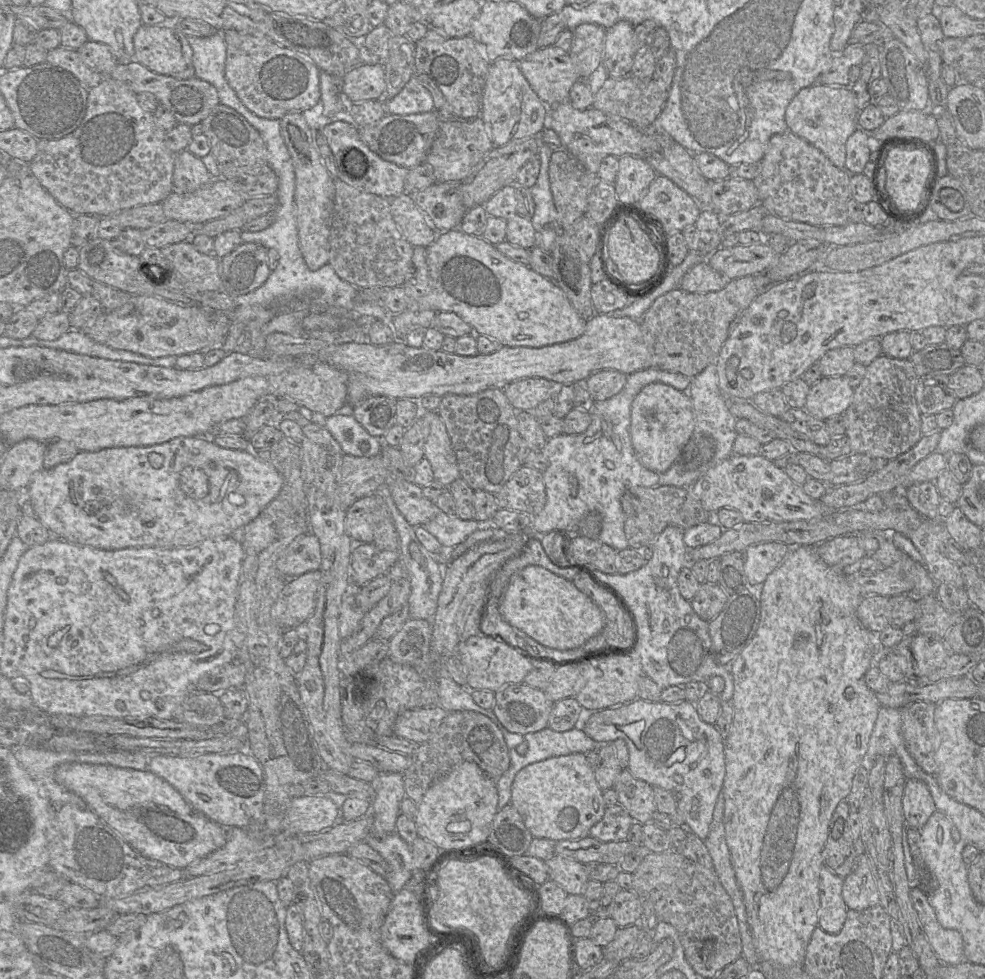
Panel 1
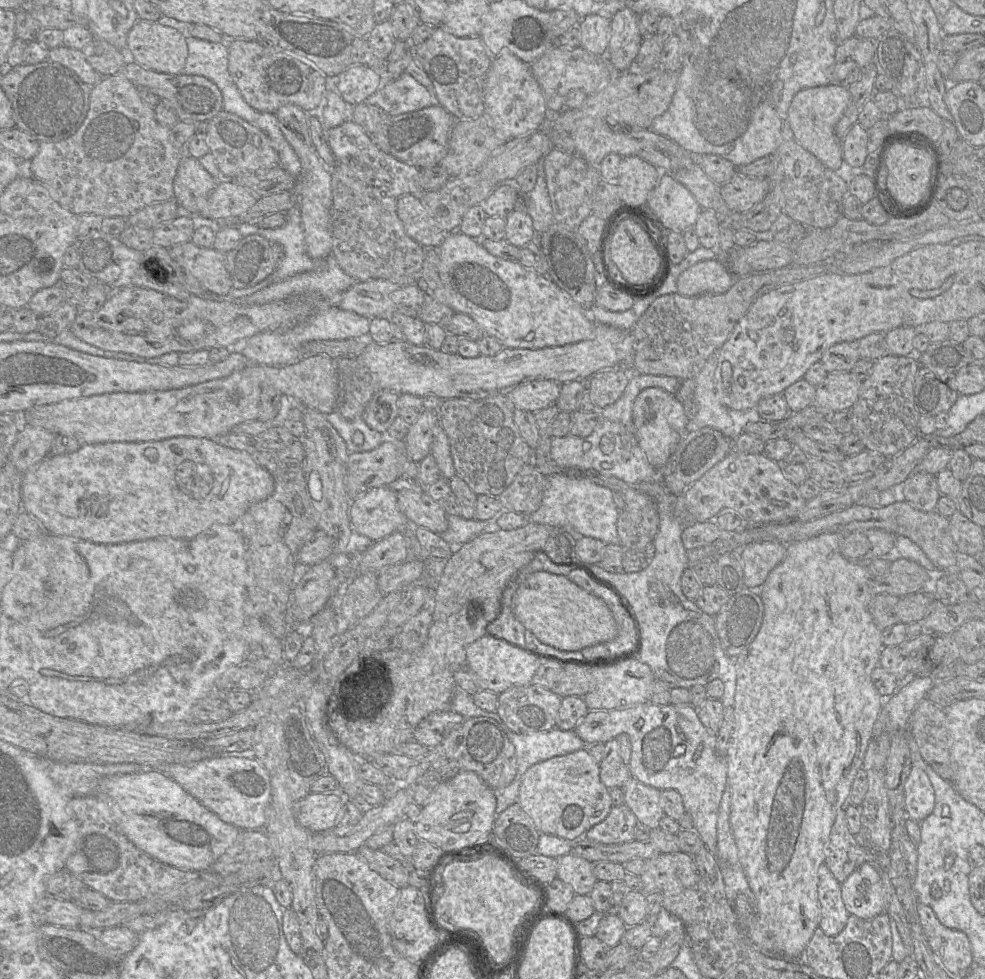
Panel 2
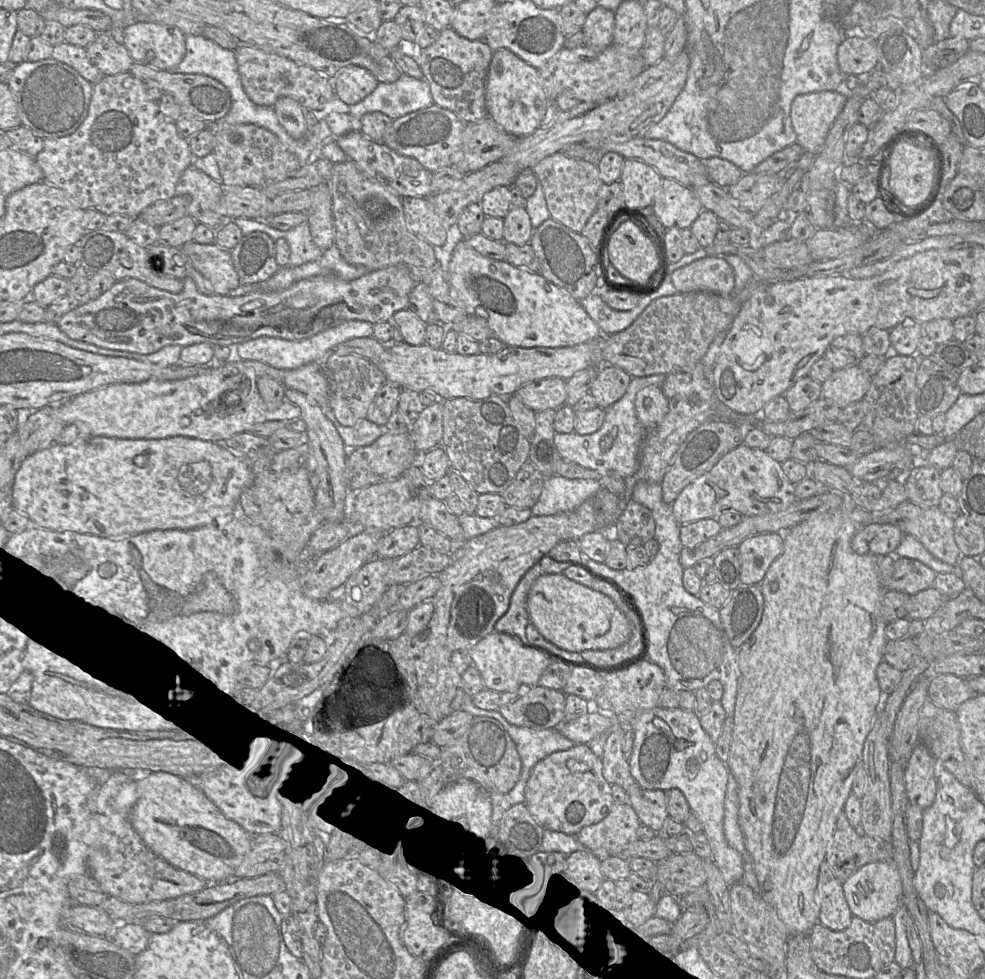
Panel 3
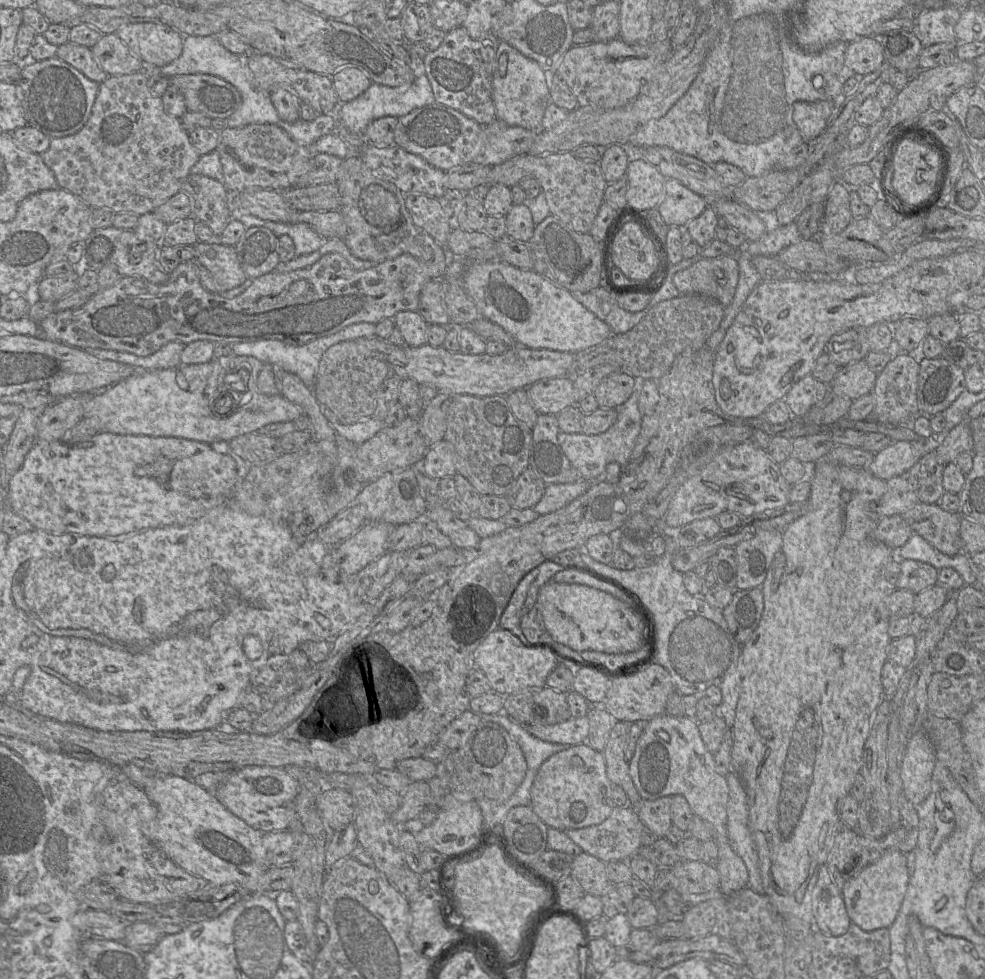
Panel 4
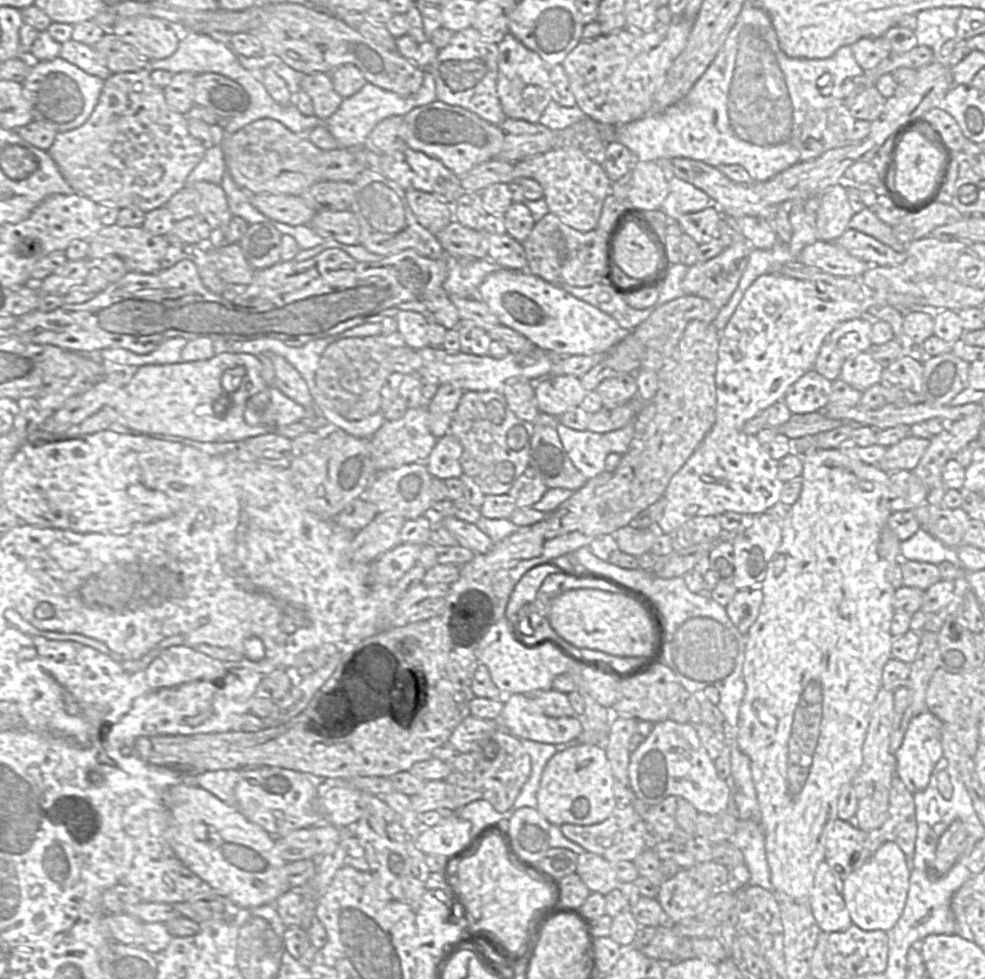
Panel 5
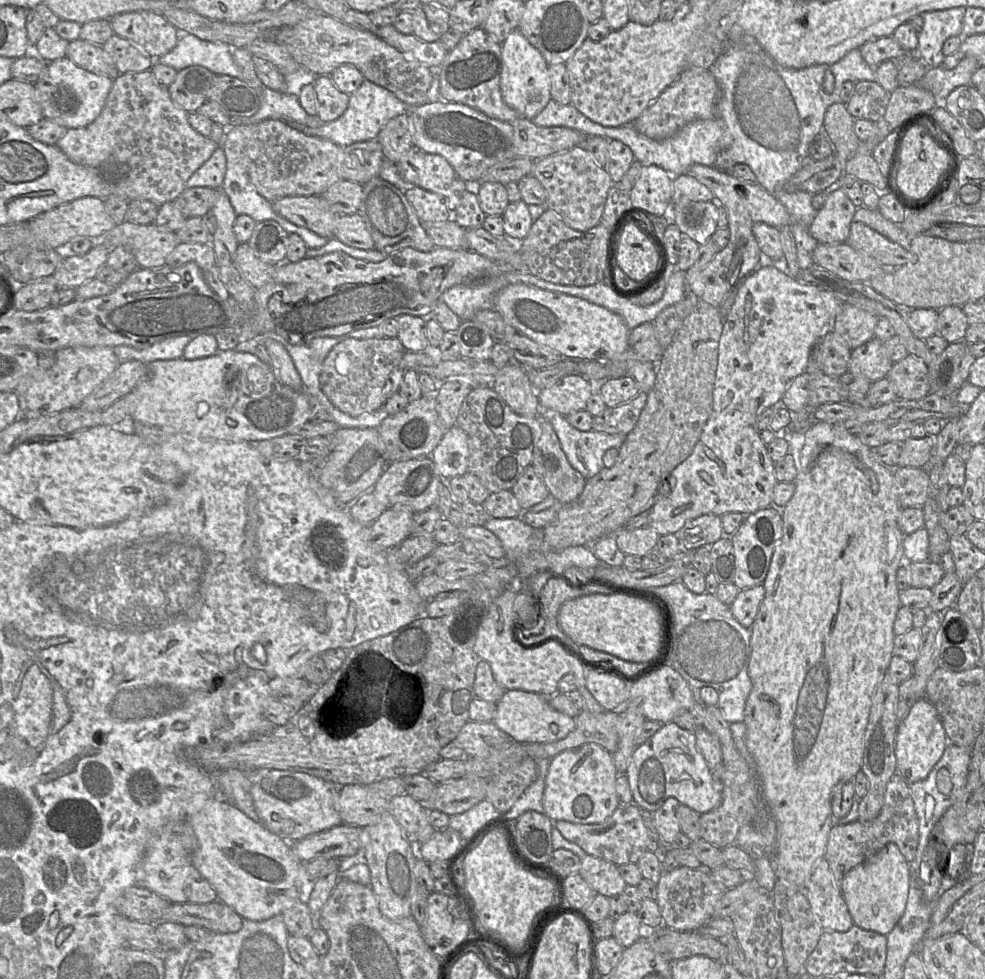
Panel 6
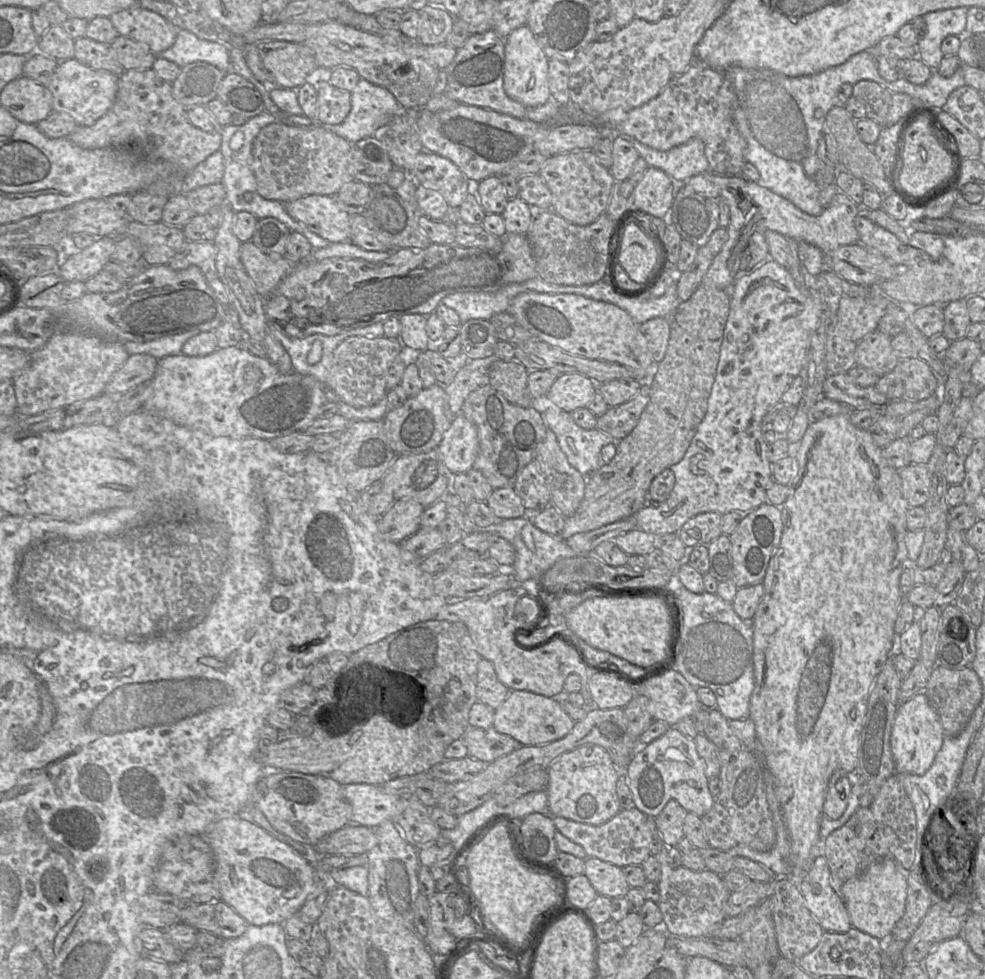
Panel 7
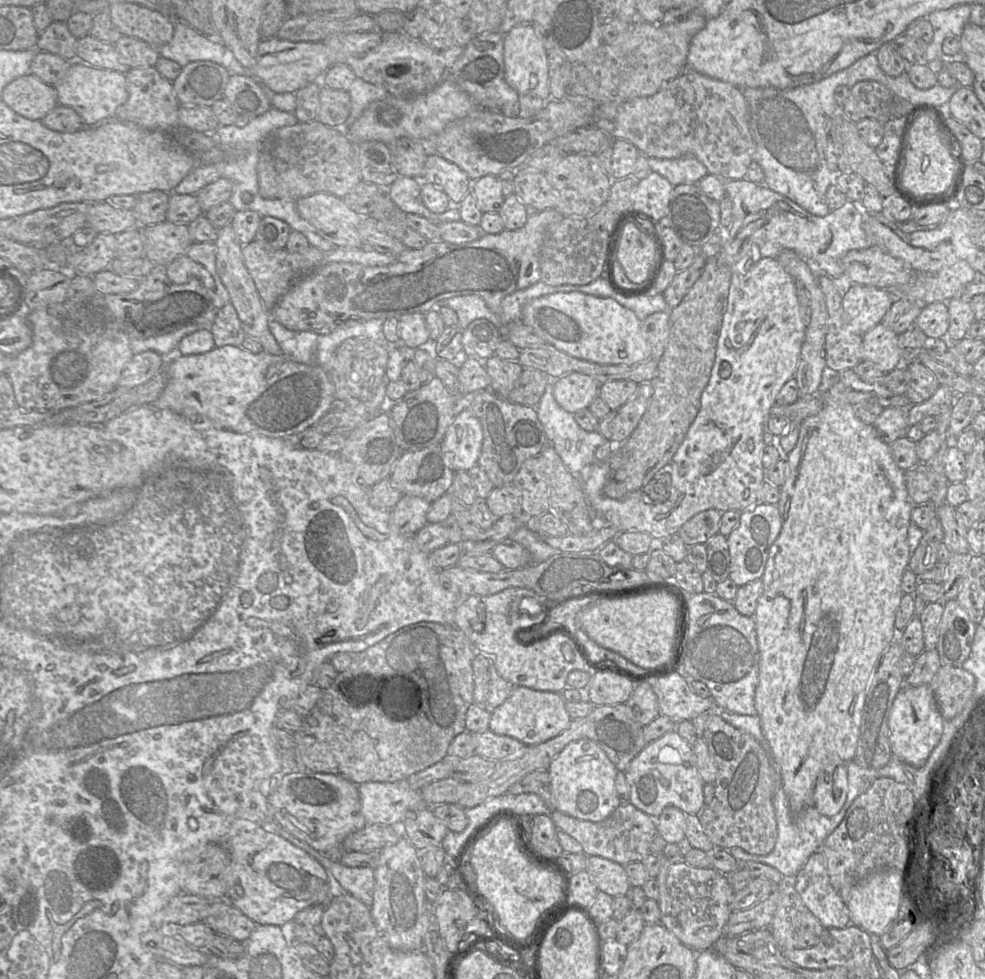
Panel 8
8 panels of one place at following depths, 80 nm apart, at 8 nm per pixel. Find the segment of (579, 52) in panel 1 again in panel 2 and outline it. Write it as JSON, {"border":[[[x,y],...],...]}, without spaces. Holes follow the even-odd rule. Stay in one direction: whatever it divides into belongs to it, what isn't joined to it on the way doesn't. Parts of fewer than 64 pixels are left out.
{"border":[[[590,14],[579,22],[581,47],[590,53],[606,57],[610,36],[610,21],[597,14]]]}

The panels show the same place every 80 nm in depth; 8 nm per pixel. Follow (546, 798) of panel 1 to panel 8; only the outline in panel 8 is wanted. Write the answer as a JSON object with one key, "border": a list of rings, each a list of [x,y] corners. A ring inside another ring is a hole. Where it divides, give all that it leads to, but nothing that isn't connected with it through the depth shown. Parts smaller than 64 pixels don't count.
{"border":[[[591,739],[571,741],[552,760],[548,773],[555,809],[562,813],[582,820],[600,822],[621,805],[615,787],[618,770],[601,746]]]}

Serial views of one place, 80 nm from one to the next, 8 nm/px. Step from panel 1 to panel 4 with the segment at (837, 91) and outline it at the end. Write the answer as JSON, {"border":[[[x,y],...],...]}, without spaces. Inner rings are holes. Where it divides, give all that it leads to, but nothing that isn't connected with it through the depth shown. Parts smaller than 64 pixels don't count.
{"border":[[[796,101],[793,105],[793,120],[804,142],[811,142],[826,129],[834,112],[835,101]]]}

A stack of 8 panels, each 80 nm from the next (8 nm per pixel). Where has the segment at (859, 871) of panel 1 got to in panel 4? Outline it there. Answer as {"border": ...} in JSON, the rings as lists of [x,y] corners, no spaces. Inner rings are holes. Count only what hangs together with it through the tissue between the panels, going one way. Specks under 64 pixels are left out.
{"border":[[[897,849],[886,850],[856,876],[845,881],[840,892],[850,921],[863,931],[889,928],[902,905],[909,877],[906,855]]]}

